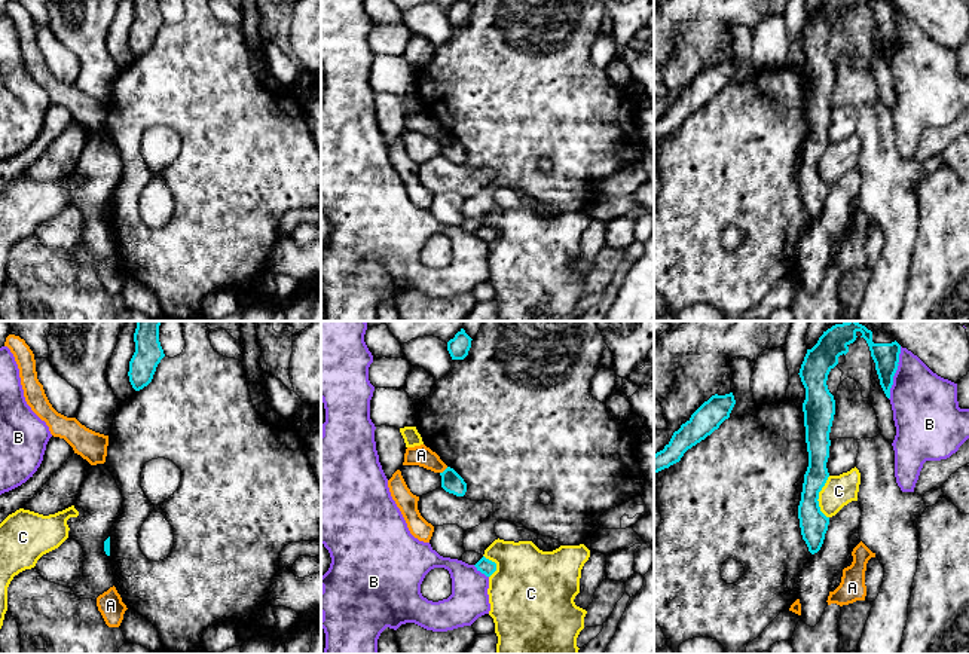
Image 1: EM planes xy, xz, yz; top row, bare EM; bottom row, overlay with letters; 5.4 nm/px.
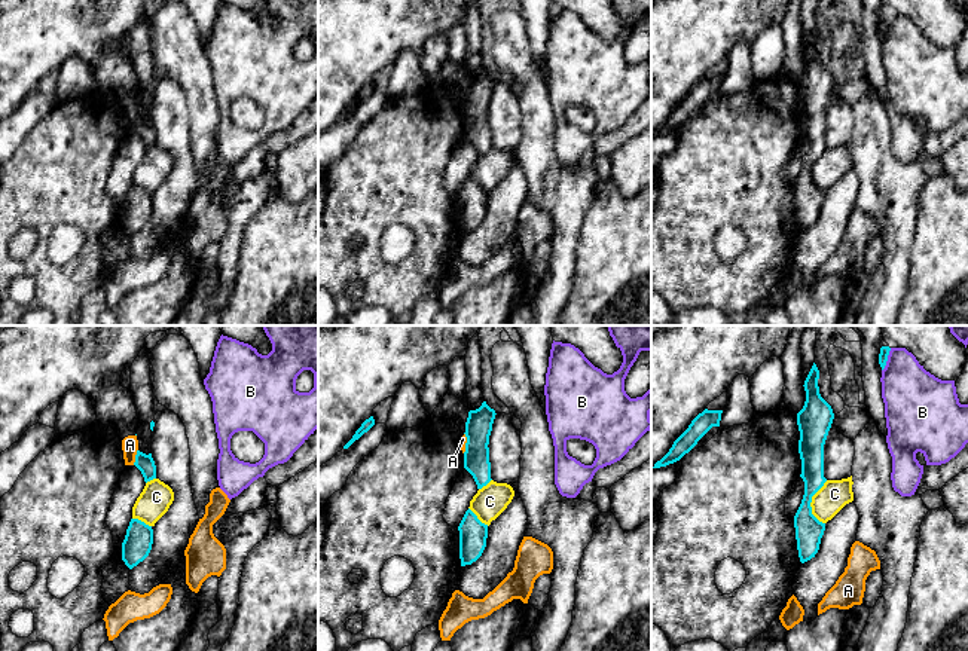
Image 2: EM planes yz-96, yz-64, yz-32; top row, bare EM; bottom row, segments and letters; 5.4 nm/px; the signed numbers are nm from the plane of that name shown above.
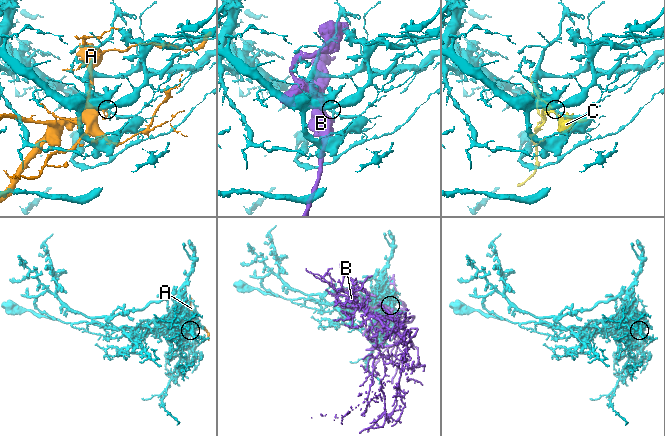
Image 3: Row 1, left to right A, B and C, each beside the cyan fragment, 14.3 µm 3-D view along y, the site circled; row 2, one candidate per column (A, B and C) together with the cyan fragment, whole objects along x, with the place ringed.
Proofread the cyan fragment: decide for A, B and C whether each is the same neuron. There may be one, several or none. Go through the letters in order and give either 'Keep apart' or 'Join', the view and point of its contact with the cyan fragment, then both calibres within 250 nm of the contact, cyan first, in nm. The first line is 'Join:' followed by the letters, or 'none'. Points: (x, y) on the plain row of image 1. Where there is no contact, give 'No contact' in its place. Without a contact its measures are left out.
Join: none
A: Keep apart. Touches cyan at xz (445, 137). Thickness 110 nm (cyan) against 110 nm
B: Keep apart. Touches cyan at yz (895, 39). Thickness 140 nm (cyan) against 360 nm
C: Keep apart. Touches cyan at yz (818, 164). Thickness 150 nm (cyan) against 170 nm

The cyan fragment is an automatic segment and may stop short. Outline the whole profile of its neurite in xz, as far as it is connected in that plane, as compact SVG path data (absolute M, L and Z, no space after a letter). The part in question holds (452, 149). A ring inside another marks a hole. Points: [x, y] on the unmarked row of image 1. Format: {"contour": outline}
{"contour": "M447 134L443 140L440 140L440 143L441 143L441 155L446 159L453 161L456 164L465 162L467 150L453 135Z"}

